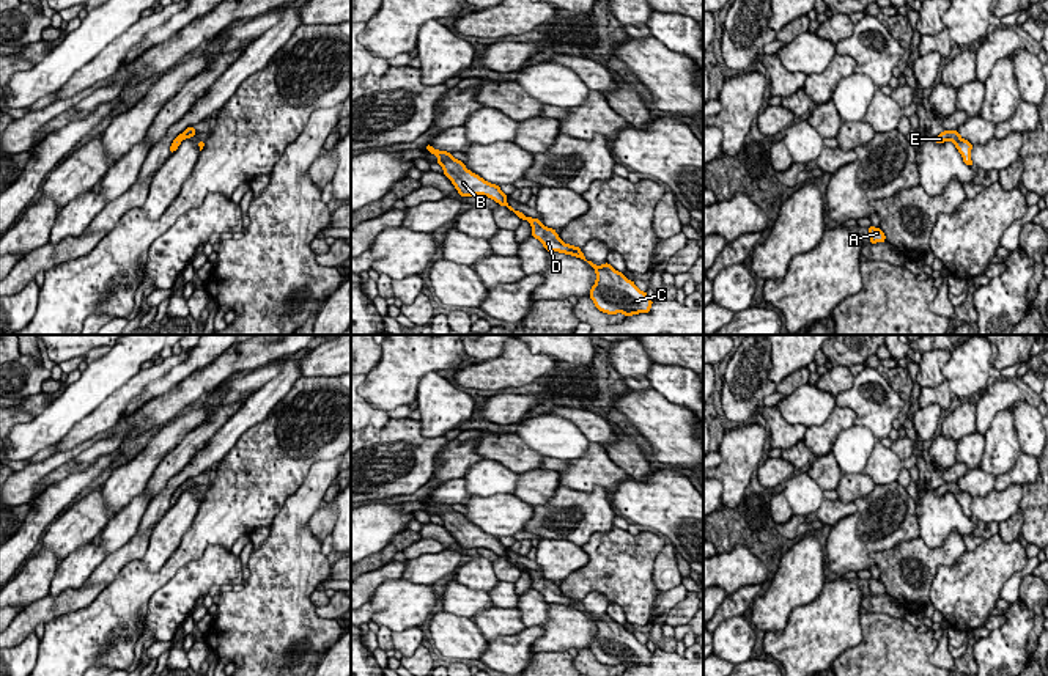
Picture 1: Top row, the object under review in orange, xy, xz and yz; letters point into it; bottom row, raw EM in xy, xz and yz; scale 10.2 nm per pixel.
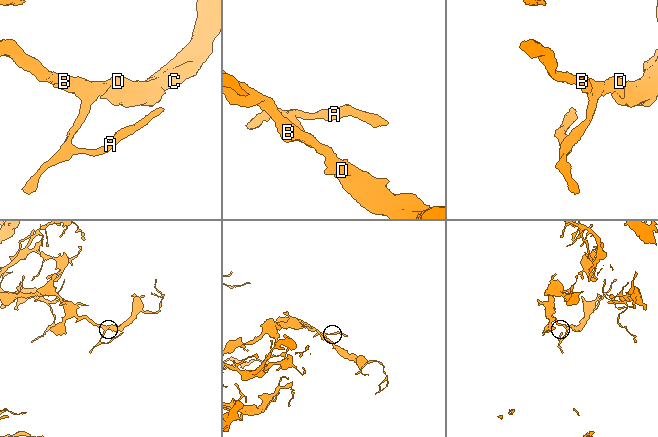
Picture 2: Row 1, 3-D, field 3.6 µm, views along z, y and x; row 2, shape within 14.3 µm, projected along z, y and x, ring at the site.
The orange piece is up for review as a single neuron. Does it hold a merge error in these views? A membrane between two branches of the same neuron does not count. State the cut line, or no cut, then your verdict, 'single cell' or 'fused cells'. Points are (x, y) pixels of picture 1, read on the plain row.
cut none; single cell

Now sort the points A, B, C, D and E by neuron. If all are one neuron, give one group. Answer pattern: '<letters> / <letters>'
A B C D E

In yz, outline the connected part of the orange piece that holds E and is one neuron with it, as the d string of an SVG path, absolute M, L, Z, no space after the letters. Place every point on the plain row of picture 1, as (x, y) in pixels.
M944 483L944 484L941 484L941 486L935 490L935 494L939 495L939 497L944 495L944 494L947 494L947 492L950 492L950 494L955 497L955 500L958 501L958 505L960 505L961 509L963 509L963 514L965 514L966 517L972 519L972 513L971 513L972 497L971 497L968 492L963 492L963 490L960 489L958 483L950 483L950 484Z

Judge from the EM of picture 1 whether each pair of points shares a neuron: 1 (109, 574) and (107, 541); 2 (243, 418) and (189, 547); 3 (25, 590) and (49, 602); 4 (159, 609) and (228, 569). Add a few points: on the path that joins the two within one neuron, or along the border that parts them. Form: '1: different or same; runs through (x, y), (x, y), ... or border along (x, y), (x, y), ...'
1: different; border along (137, 532), (107, 555)
2: different; border along (257, 425), (252, 425), (221, 461)
3: different; border along (49, 595), (21, 610)
4: same; runs through (177, 598), (199, 576), (211, 569)

